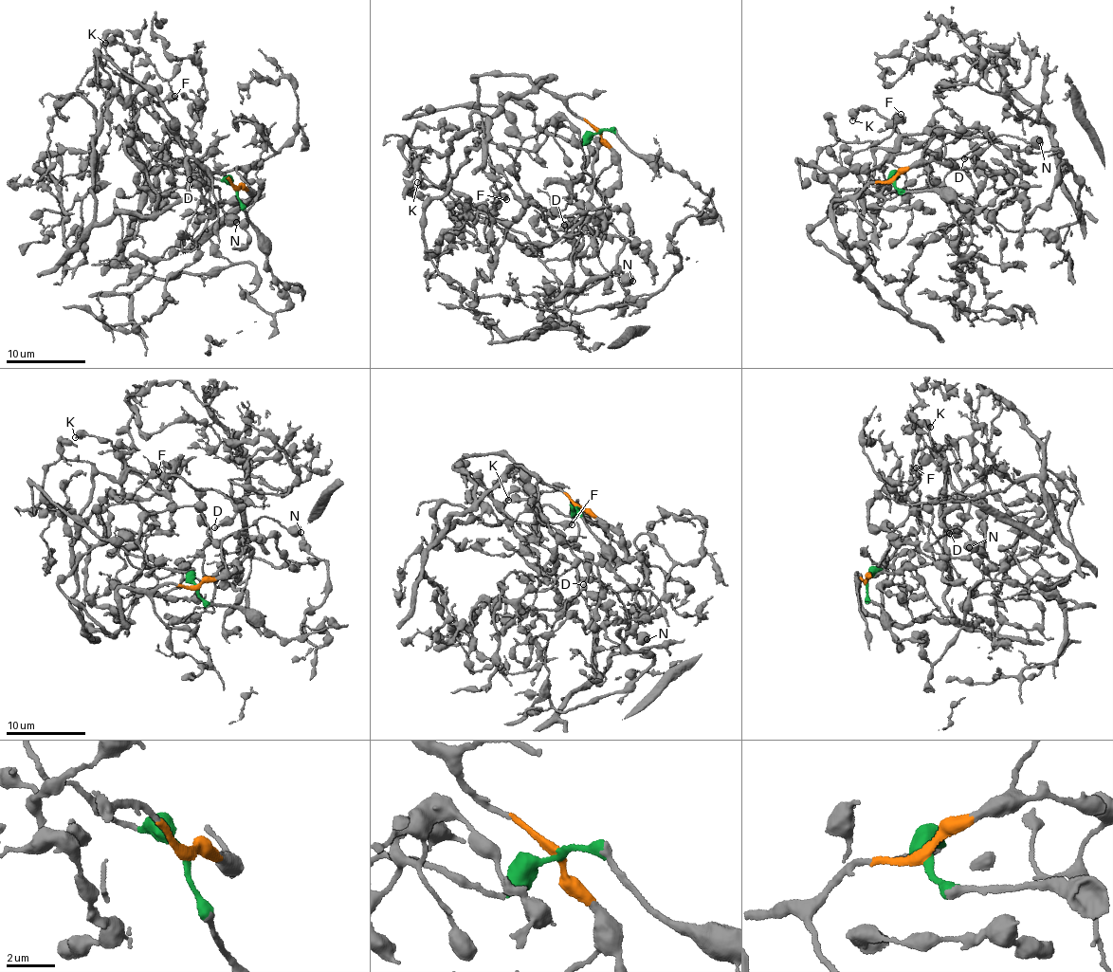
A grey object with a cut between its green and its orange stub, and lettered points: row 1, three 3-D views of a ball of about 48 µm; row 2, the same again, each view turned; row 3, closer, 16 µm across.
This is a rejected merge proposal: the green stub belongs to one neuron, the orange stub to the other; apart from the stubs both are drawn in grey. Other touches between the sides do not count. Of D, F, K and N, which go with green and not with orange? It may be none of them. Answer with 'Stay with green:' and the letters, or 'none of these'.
Stay with green: N

